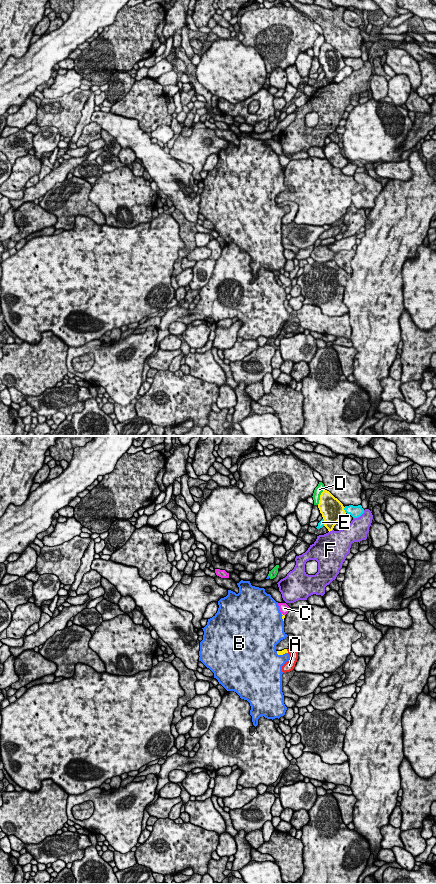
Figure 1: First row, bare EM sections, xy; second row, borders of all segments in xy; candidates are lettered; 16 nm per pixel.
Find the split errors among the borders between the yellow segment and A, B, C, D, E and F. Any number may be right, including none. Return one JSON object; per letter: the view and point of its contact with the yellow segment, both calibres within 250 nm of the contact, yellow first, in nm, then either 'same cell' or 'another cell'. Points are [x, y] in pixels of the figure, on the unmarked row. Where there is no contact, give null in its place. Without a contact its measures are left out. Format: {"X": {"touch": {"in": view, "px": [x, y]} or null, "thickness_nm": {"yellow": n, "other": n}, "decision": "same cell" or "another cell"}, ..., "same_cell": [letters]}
{"A": {"touch": {"in": "xy", "px": [287, 203]}, "thickness_nm": {"yellow": 70, "other": 160}, "decision": "same cell"}, "B": {"touch": {"in": "xy", "px": [281, 206]}, "thickness_nm": {"yellow": 70, "other": 420}, "decision": "another cell"}, "C": {"touch": {"in": "xy", "px": [282, 166]}, "thickness_nm": {"yellow": 50, "other": 160}, "decision": "another cell"}, "D": {"touch": {"in": "xy", "px": [320, 48]}, "thickness_nm": {"yellow": 360, "other": 130}, "decision": "another cell"}, "E": {"touch": {"in": "xy", "px": [344, 62]}, "thickness_nm": {"yellow": 380, "other": 190}, "decision": "another cell"}, "F": {"touch": {"in": "xy", "px": [330, 82]}, "thickness_nm": {"yellow": 280, "other": 480}, "decision": "another cell"}, "same_cell": ["A"]}

